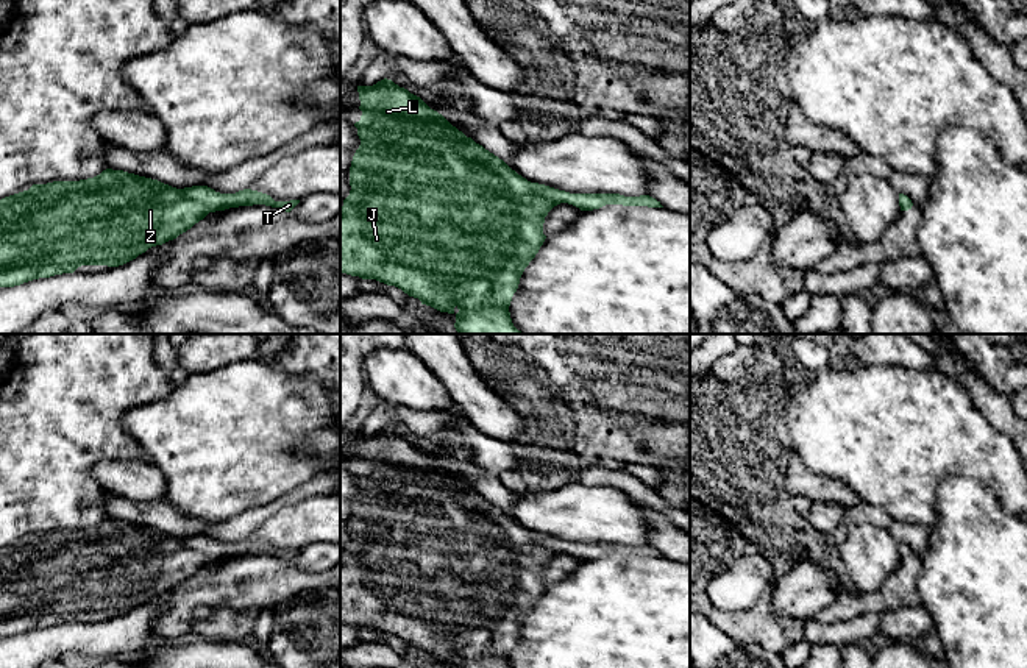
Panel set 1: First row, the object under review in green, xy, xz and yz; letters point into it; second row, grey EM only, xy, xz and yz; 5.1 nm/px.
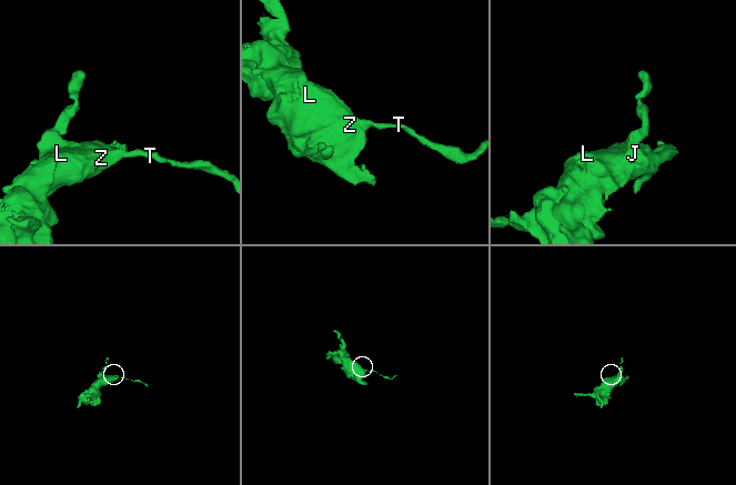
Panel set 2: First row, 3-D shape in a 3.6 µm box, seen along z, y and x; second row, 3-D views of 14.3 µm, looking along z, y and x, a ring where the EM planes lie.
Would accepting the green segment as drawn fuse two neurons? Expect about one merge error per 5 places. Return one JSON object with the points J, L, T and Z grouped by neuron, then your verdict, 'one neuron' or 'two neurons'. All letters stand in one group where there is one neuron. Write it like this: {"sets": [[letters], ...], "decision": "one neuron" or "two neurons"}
{"sets": [["J", "L", "T", "Z"]], "decision": "one neuron"}

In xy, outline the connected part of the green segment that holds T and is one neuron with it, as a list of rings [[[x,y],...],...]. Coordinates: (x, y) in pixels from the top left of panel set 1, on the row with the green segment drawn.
[[[112,169],[80,181],[33,184],[28,190],[0,200],[0,287],[73,273],[81,265],[123,265],[148,248],[176,239],[209,212],[253,204],[290,212],[298,203],[275,201],[251,189],[236,194],[220,194],[208,186],[176,189]]]

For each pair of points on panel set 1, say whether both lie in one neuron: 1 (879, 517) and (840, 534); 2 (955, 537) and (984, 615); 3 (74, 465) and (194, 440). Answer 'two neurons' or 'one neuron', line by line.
1: one neuron
2: one neuron
3: two neurons

